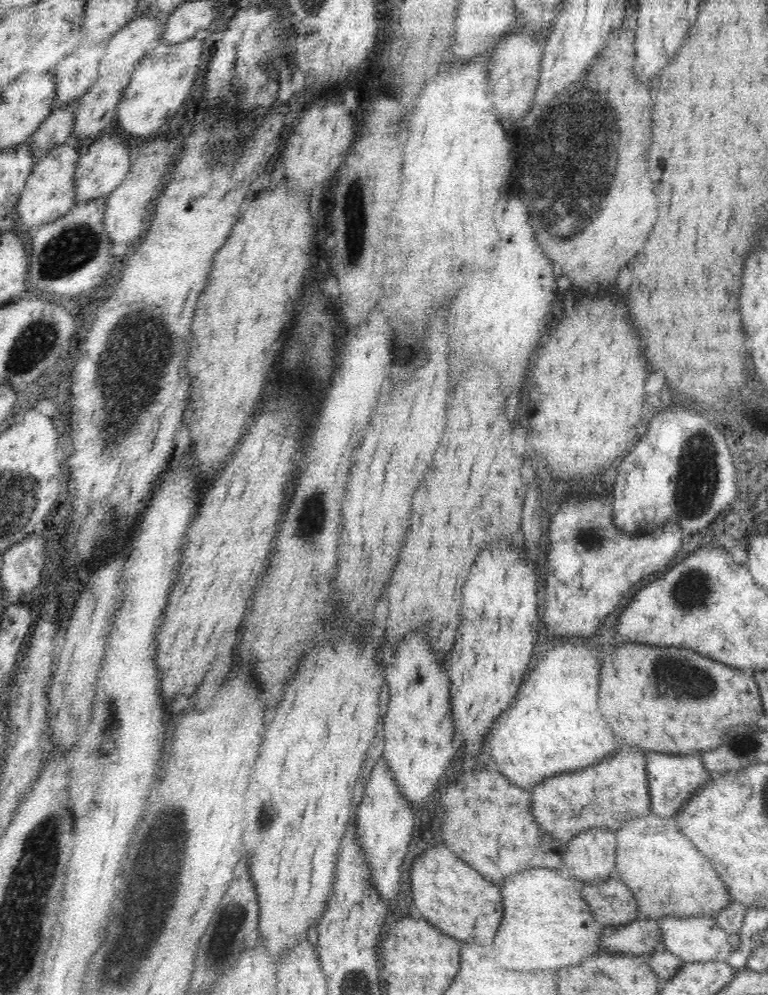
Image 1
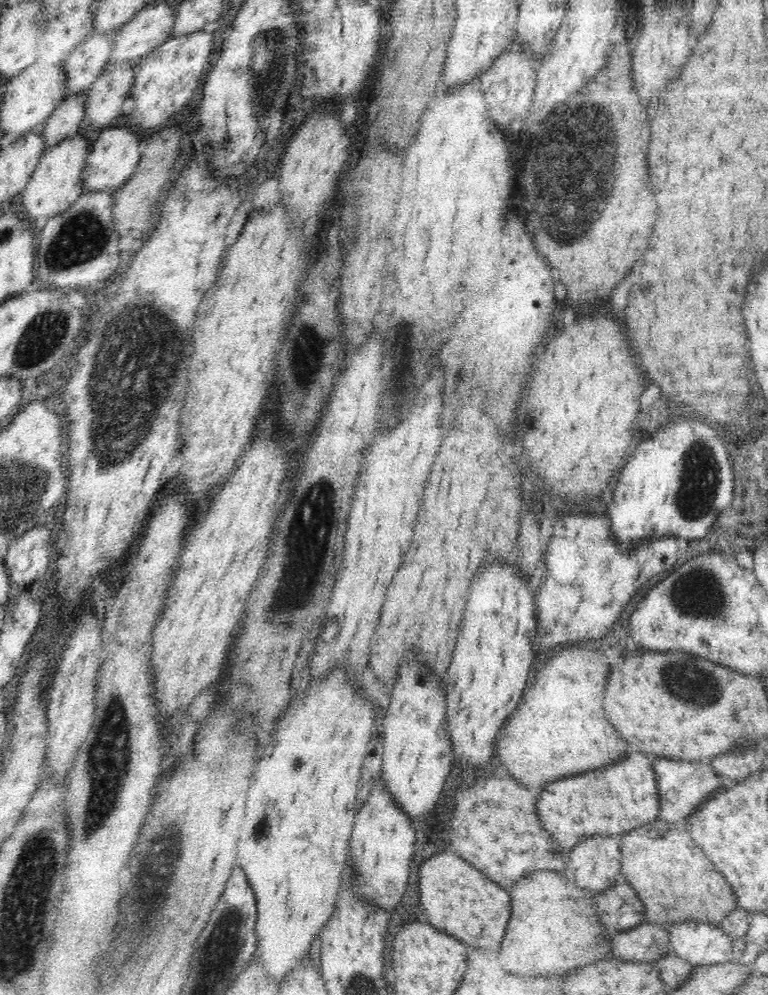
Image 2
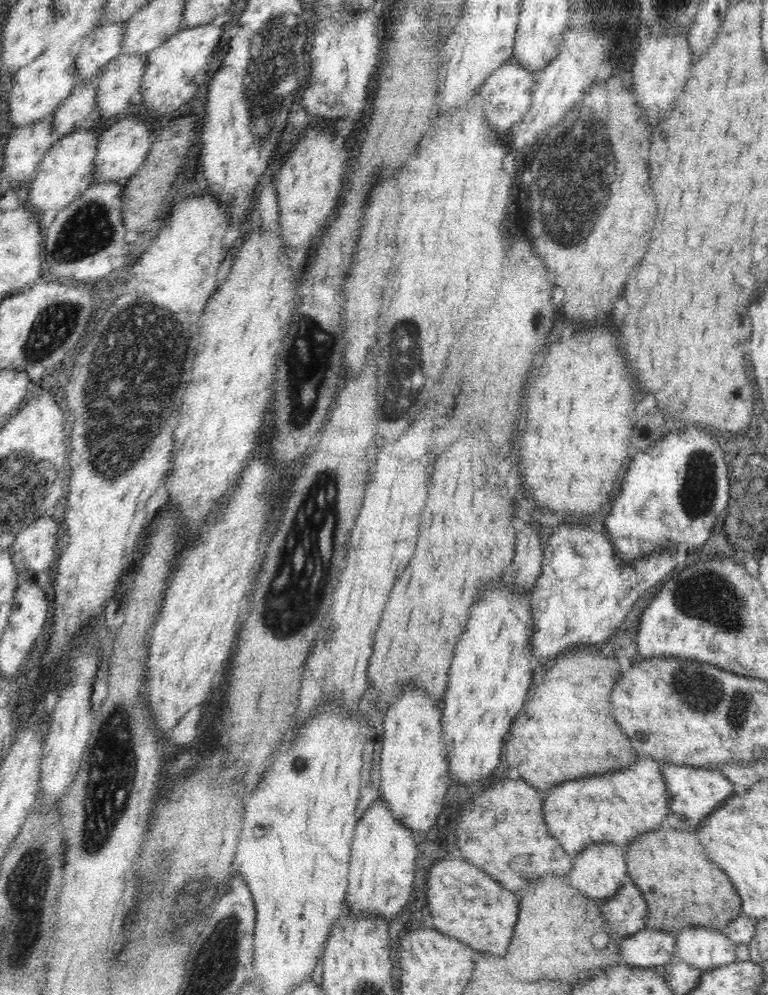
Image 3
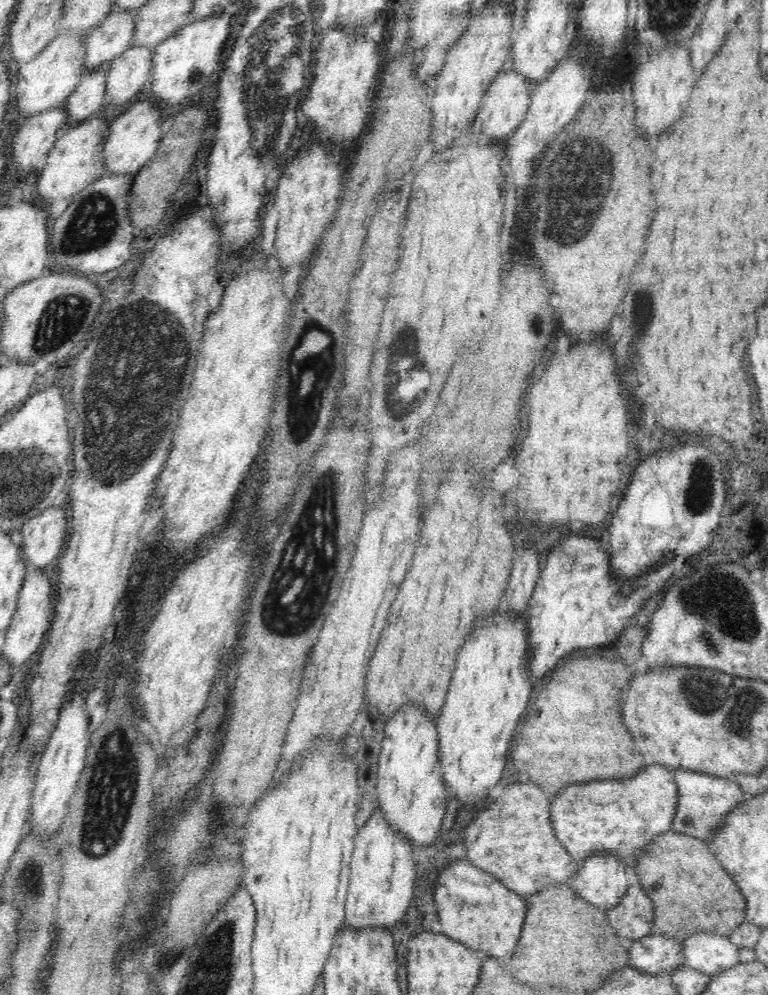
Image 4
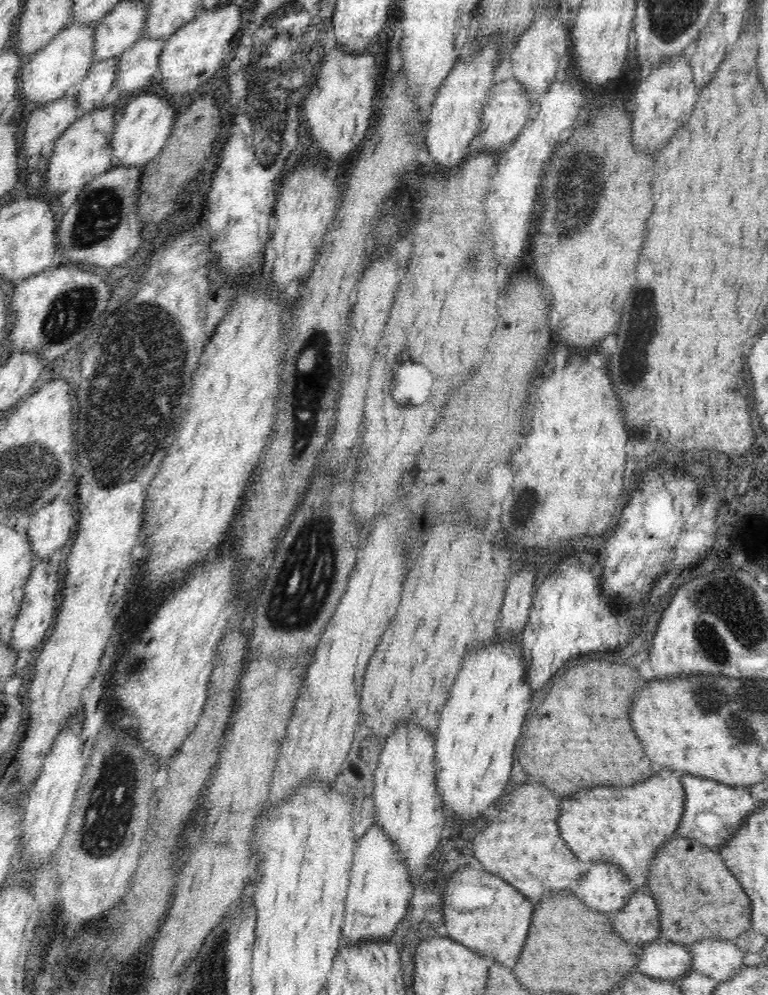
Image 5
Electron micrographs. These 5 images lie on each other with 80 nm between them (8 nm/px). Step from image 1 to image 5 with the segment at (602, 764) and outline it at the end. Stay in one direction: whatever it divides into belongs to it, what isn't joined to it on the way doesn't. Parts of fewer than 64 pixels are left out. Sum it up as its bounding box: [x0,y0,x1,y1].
[557,770,686,888]

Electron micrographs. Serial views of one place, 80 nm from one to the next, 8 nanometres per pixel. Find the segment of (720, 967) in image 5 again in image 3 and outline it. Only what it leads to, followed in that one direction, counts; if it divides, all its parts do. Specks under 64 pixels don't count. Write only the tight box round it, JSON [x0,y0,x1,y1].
[672,927,737,971]

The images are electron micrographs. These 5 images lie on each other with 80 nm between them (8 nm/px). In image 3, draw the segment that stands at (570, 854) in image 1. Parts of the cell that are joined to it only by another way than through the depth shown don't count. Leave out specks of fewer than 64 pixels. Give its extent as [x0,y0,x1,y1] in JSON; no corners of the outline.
[568,842,628,902]

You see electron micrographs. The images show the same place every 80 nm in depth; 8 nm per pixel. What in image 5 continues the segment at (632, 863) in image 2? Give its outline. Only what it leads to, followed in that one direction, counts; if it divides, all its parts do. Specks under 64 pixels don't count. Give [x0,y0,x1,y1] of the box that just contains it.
[647,836,752,948]

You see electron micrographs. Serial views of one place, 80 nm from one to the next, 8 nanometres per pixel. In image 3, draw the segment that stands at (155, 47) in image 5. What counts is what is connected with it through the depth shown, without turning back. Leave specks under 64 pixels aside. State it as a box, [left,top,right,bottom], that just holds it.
[96,54,146,118]

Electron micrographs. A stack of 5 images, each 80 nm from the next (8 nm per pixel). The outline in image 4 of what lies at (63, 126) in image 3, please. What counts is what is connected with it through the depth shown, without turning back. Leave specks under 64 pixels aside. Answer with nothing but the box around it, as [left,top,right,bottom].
[62,65,107,128]

